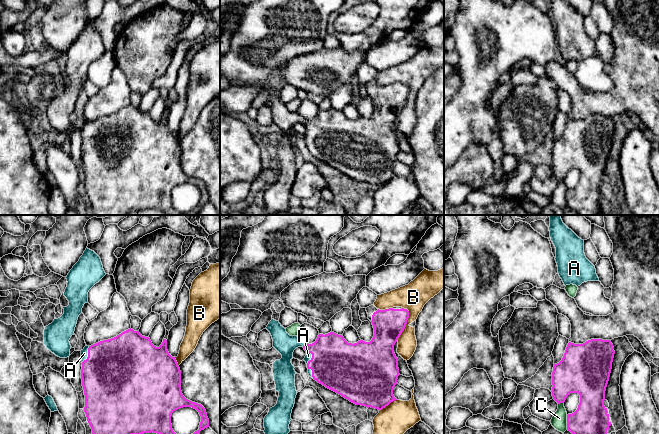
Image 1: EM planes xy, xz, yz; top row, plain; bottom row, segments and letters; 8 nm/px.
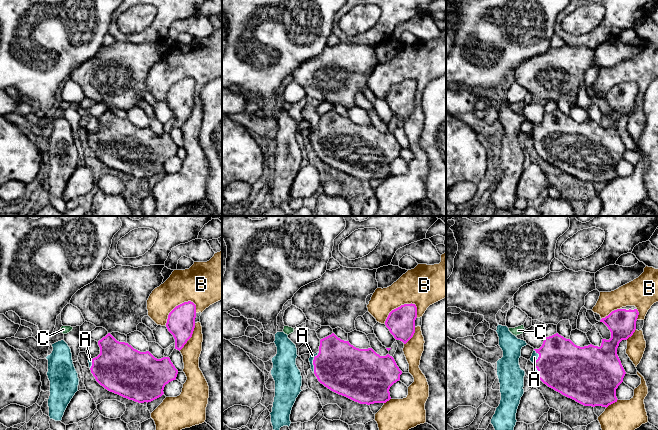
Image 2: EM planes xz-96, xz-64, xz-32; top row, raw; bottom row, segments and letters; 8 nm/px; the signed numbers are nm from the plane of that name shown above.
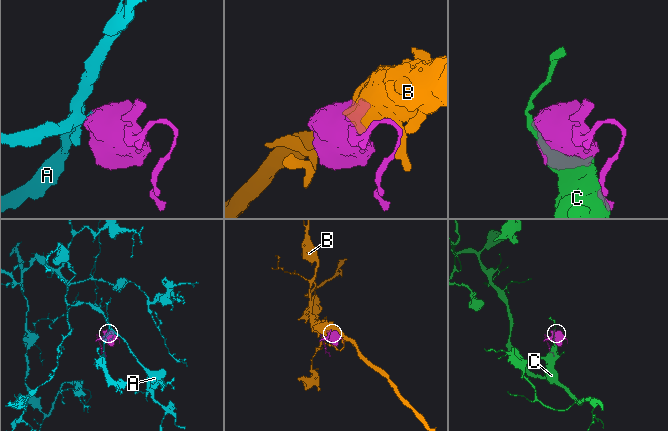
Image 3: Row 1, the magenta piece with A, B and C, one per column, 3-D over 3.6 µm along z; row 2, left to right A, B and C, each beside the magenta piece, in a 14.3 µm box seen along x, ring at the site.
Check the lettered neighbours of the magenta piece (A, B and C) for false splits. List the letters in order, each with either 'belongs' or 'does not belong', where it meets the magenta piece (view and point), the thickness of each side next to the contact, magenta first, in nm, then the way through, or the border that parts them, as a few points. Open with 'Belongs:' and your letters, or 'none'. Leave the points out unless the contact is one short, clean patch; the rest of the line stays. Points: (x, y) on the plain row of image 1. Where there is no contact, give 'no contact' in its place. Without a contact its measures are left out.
Belongs: A
A: belongs | xy (88, 130) | 500/60 nm | across xy (115, 145), (88, 130), (84, 129)
B: does not belong | xz (406, 99) | 240/220 nm
C: does not belong | yz (567, 198) | 300/130 nm

